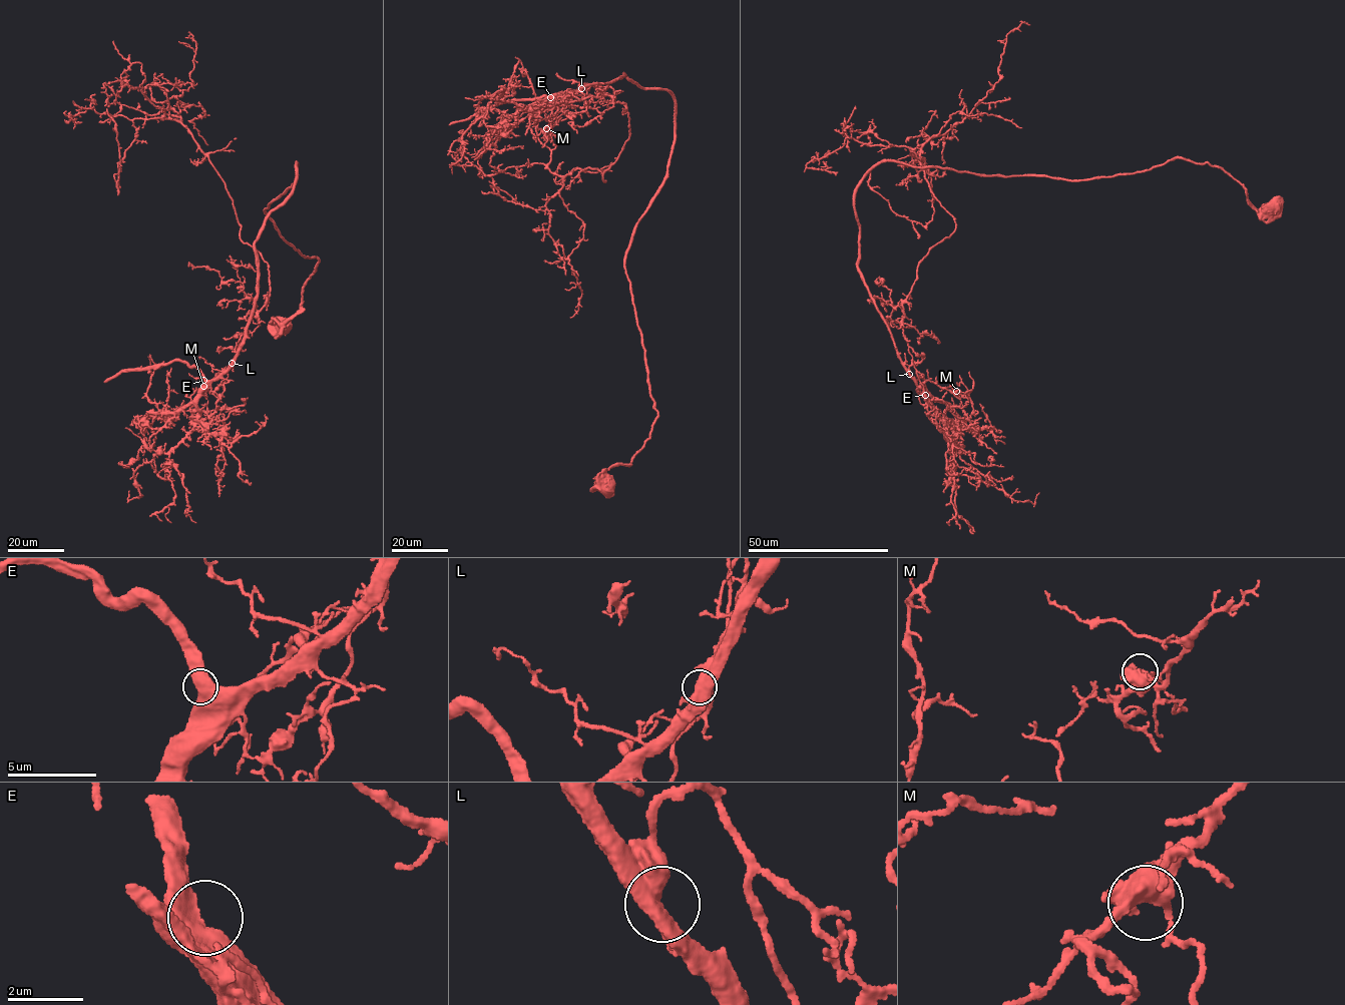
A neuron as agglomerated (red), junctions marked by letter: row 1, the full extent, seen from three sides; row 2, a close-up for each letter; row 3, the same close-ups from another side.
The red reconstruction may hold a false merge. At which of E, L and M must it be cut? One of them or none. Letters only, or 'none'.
L

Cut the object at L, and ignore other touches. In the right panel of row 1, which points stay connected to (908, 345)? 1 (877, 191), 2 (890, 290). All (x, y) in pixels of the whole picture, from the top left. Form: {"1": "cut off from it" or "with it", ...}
{"1": "with it", "2": "with it"}

